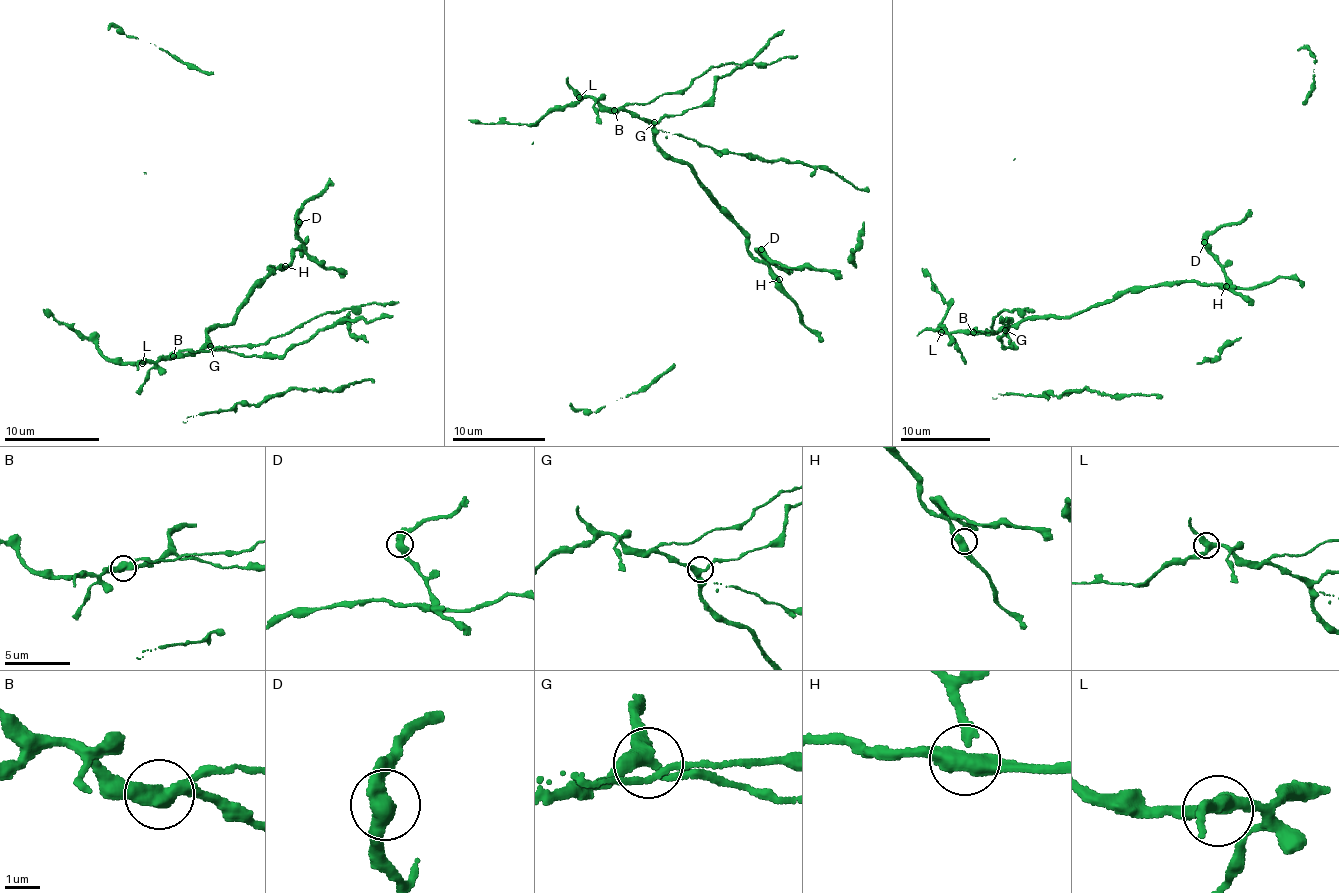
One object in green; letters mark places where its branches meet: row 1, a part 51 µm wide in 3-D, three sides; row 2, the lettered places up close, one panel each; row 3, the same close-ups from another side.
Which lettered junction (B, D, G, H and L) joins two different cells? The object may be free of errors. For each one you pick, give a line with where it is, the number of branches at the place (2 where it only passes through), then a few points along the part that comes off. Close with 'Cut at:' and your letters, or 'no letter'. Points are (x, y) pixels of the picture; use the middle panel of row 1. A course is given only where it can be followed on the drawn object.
B: place (614, 110); branches 3; course (615, 111), (623, 105), (649, 104), (663, 93), (684, 92), (697, 76), (724, 64), (769, 65), (797, 56)
Cut at: B

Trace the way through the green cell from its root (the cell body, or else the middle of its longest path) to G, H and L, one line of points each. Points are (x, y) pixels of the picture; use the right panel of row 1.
G: (1204, 285), (1163, 282), (1153, 286), (1137, 285), (1068, 316), (1030, 316), (1005, 330)
H: (1204, 285), (1226, 286)
L: (1204, 285), (1137, 285), (1068, 316), (1030, 316), (994, 333), (941, 332)

